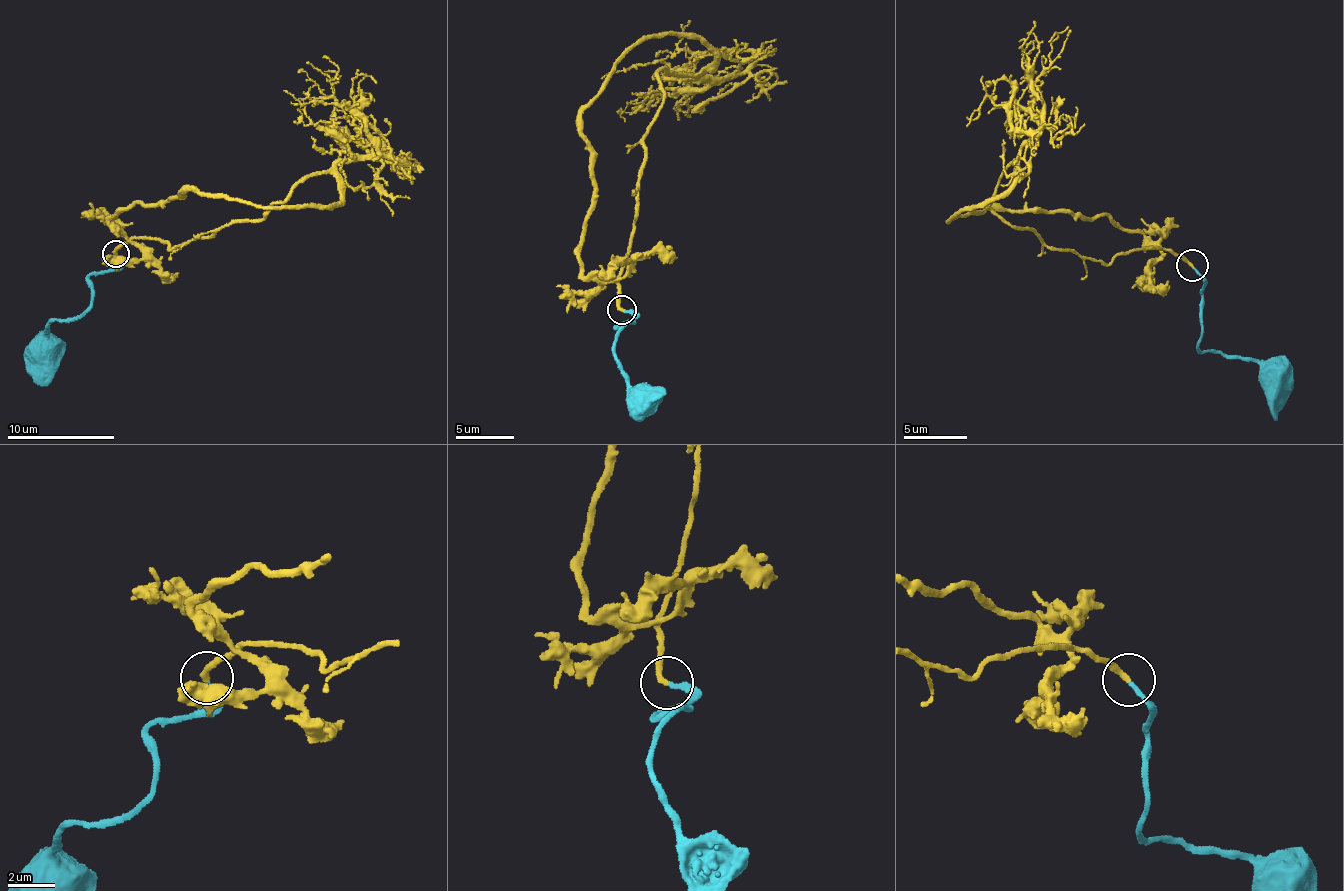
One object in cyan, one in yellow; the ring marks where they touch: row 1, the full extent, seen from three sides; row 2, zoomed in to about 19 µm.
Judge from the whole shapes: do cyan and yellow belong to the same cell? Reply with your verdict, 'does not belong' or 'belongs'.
belongs

